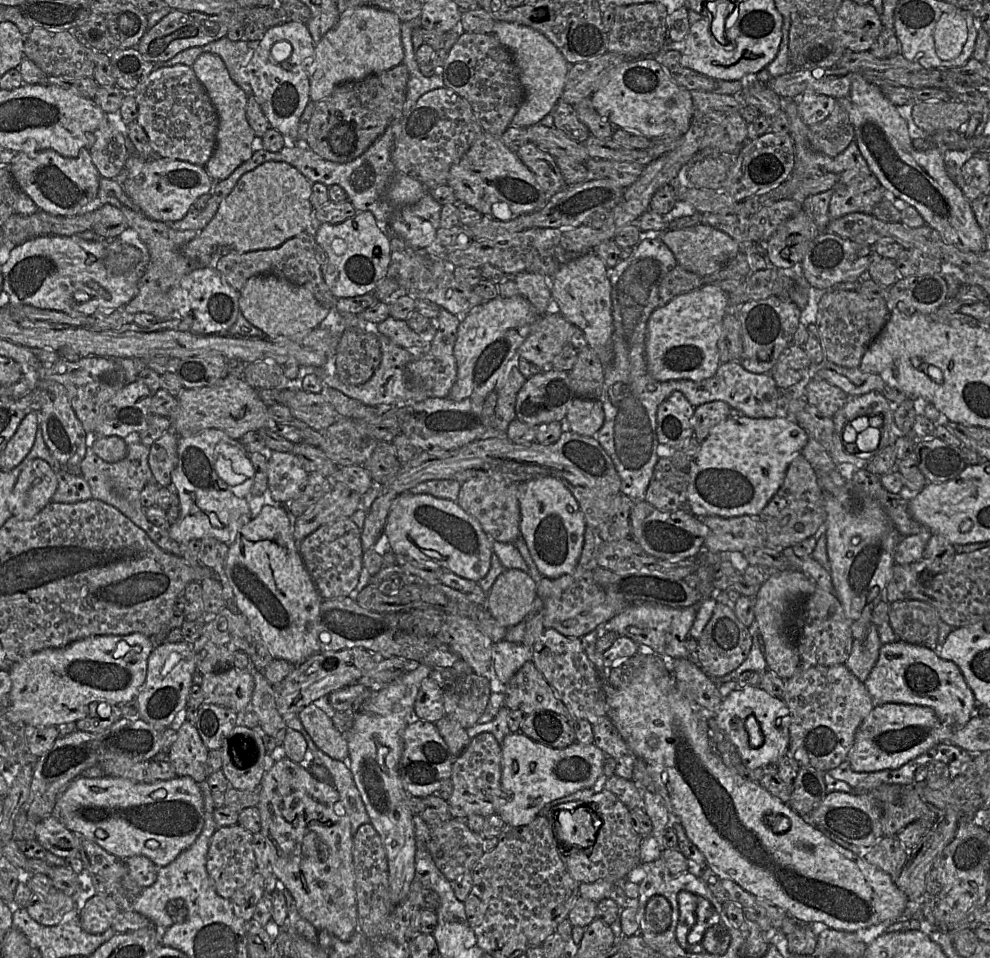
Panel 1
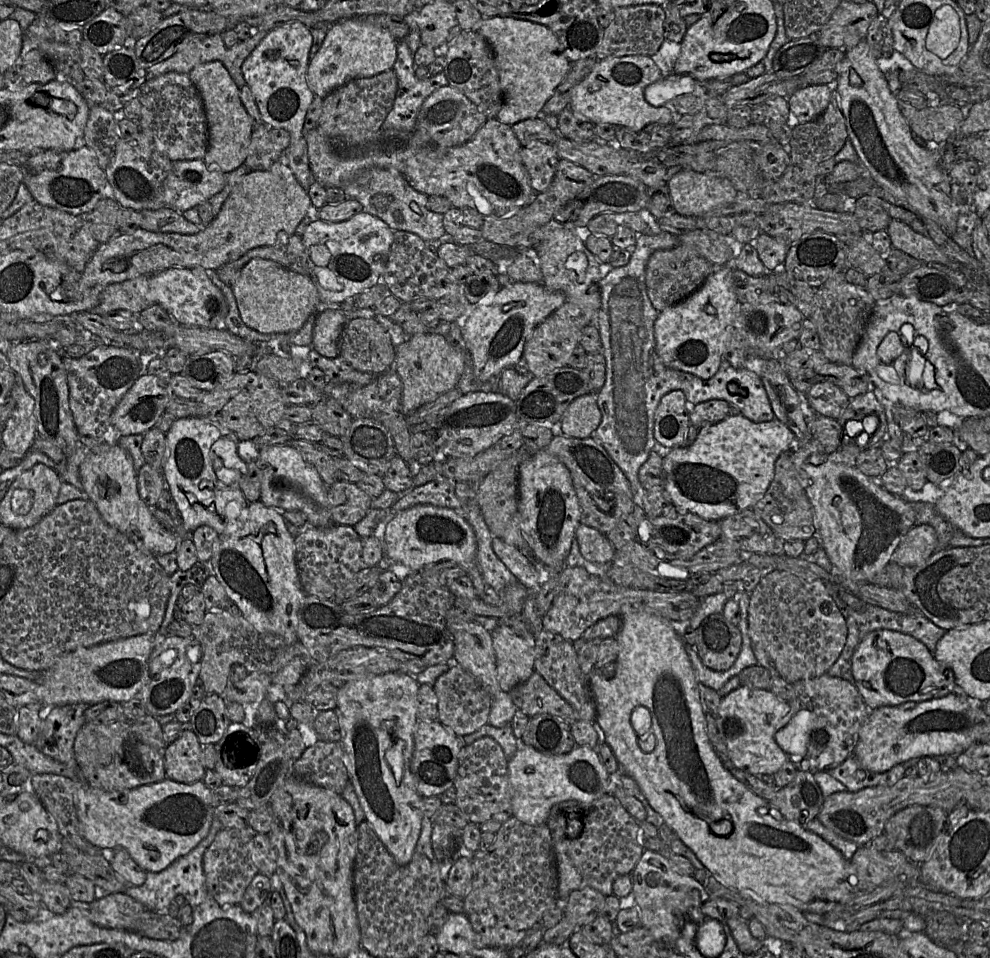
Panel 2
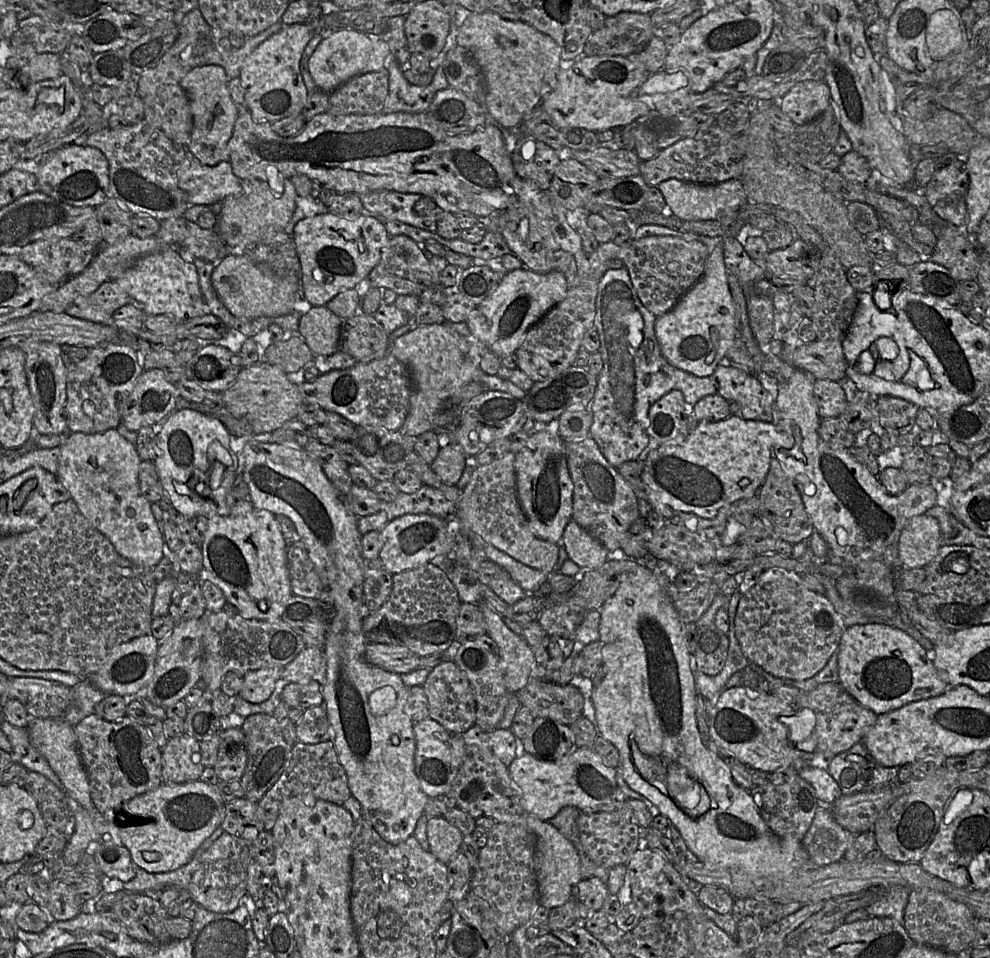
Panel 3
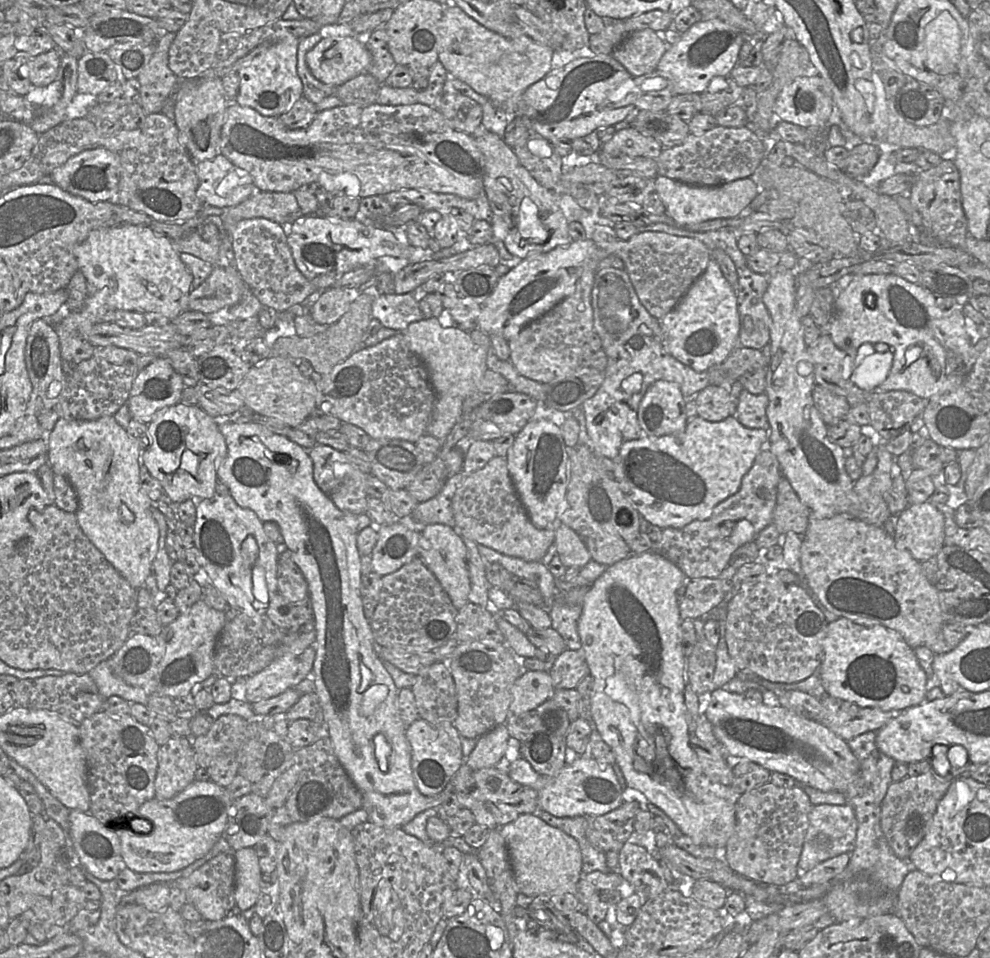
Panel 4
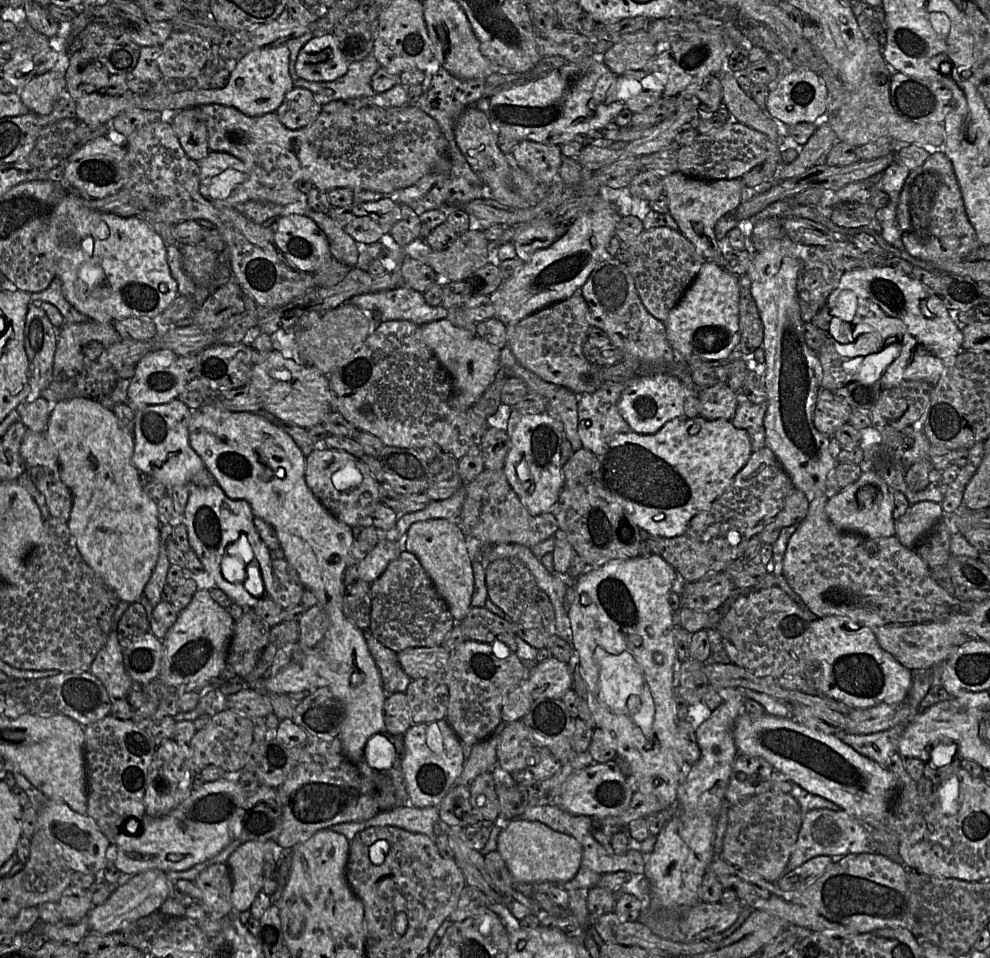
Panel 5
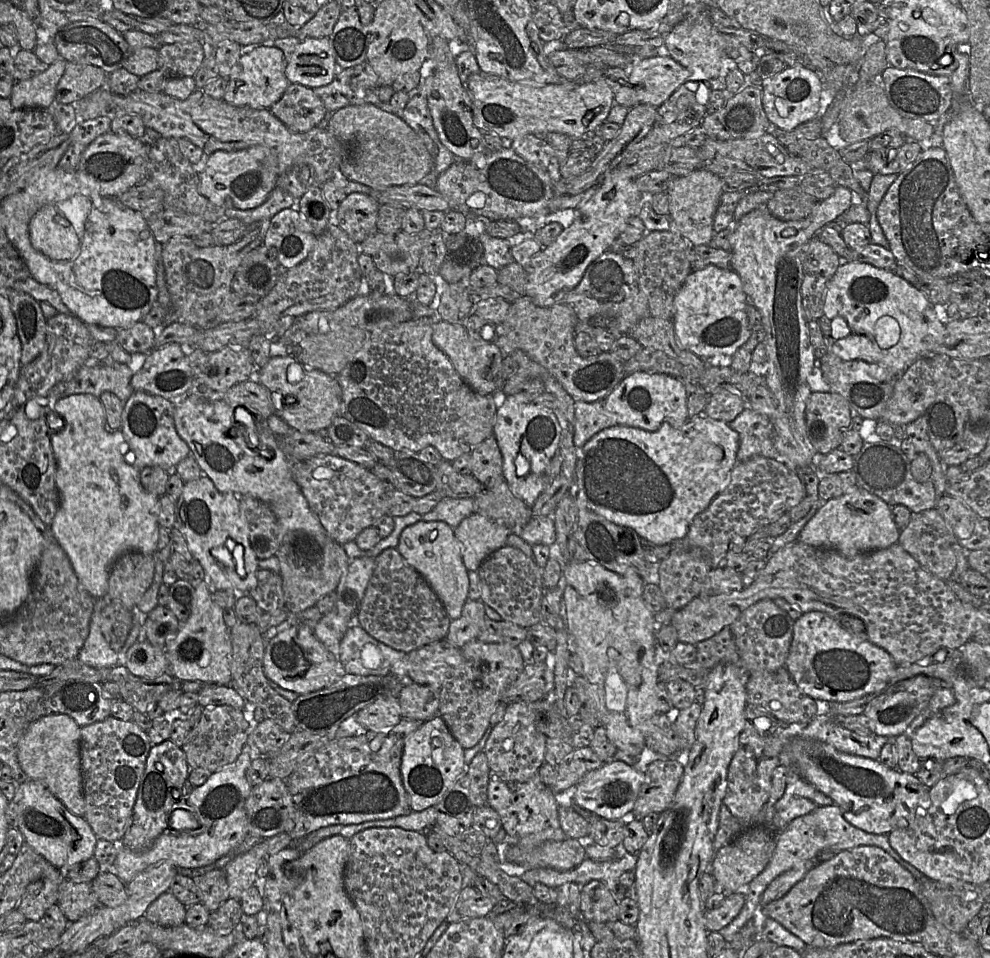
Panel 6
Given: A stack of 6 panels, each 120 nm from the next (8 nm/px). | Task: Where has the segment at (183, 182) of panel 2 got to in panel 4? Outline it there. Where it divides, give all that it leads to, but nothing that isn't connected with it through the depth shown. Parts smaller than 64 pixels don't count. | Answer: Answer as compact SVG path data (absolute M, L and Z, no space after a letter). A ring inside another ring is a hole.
M222 153L212 159L195 162L195 167L199 179L197 196L204 204L219 208L236 206L257 191L251 176L235 166Z

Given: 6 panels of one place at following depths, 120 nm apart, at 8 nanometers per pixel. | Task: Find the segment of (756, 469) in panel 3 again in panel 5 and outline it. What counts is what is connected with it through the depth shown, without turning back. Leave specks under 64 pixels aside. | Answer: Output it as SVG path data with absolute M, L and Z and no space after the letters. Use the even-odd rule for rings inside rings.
M700 415L690 419L674 419L654 434L633 431L615 434L606 443L603 454L595 455L593 484L596 492L613 510L622 510L639 528L651 535L673 538L683 535L690 521L708 510L728 490L752 453L748 432L737 429L731 420L707 420Z

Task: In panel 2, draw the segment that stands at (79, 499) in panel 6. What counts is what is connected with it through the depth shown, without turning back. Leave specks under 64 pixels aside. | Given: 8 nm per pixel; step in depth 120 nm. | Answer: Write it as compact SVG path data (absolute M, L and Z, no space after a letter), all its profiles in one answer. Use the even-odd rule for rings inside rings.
M119 444L110 446L103 453L89 452L79 467L79 474L86 497L94 502L109 525L133 539L153 556L176 551L182 539L163 528L154 518L151 508L140 498L133 461Z

